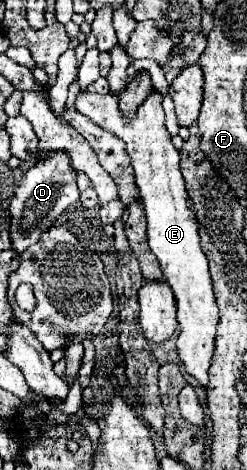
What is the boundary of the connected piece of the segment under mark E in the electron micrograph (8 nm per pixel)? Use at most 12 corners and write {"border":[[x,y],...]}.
{"border":[[157,92],[75,108],[125,142],[177,352],[207,390],[219,308]]}

